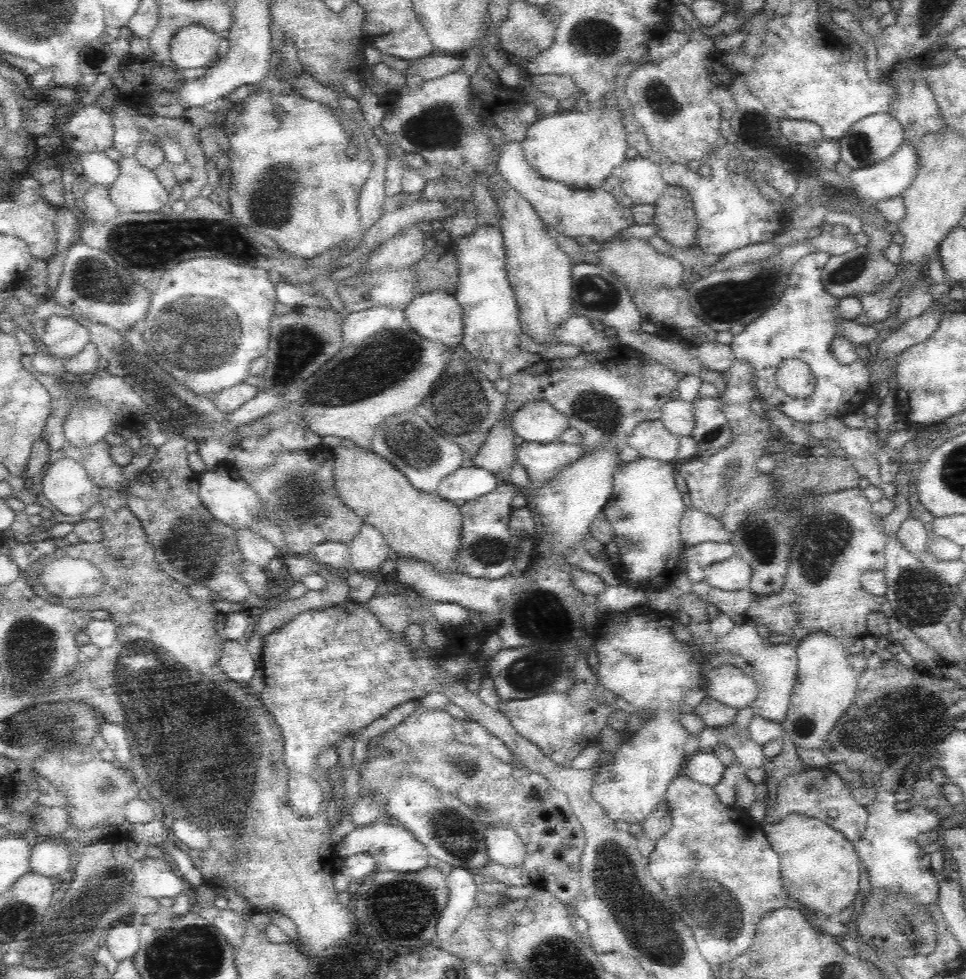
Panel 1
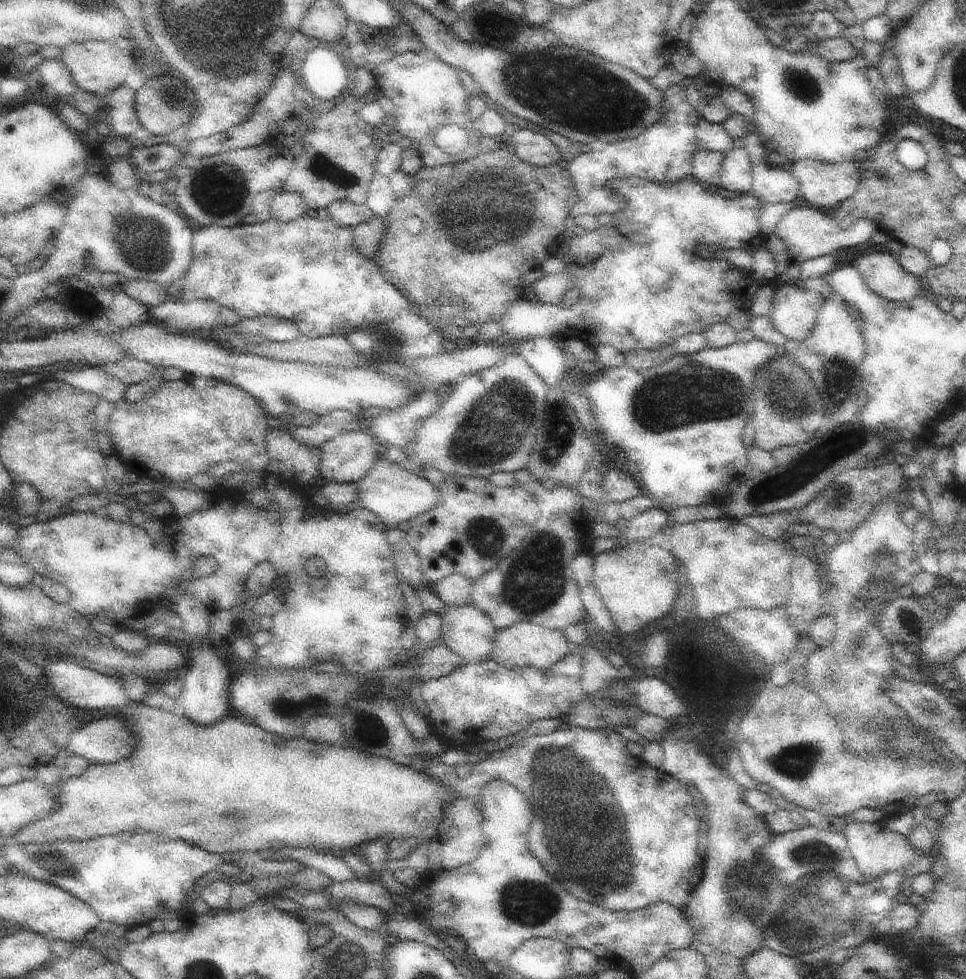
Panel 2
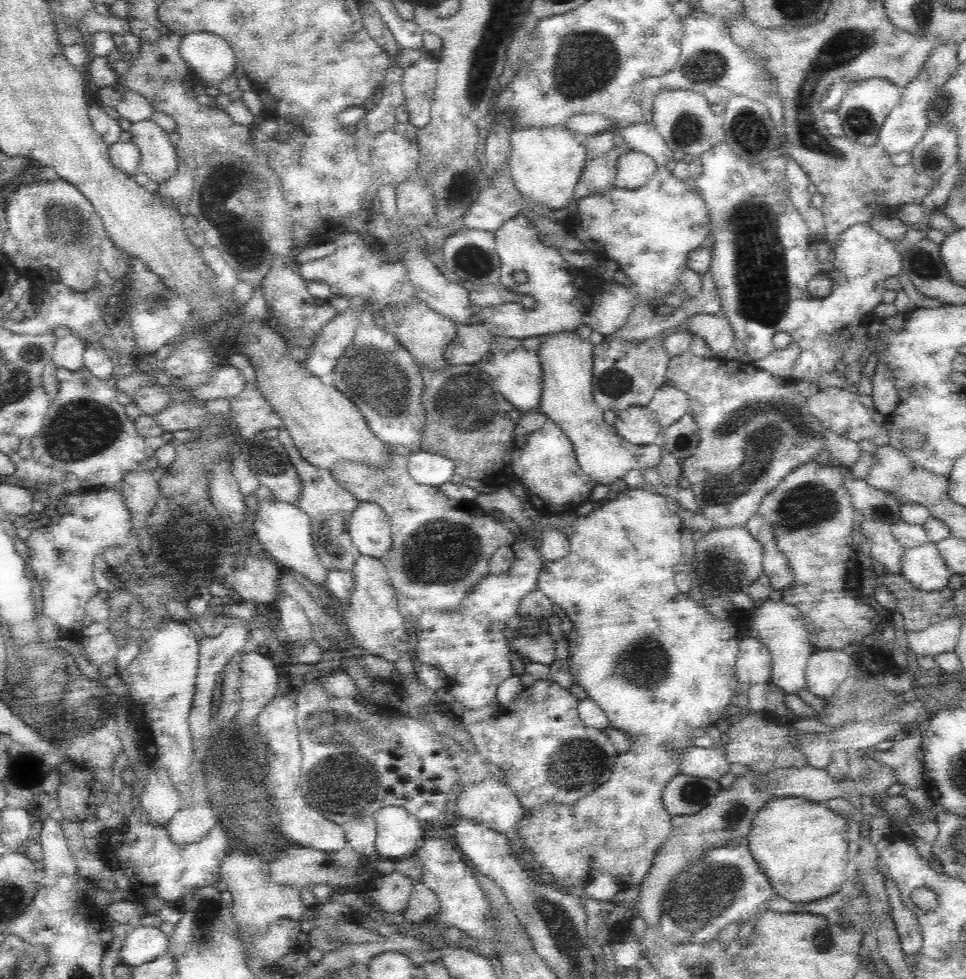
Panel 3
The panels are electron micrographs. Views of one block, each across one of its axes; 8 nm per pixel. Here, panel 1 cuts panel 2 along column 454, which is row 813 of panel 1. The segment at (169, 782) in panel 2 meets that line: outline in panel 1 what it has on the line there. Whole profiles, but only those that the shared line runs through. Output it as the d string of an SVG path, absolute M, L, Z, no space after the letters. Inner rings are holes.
M796 812L788 814L776 824L762 820L760 826L768 836L774 852L780 854L784 890L788 892L788 896L800 902L802 908L808 908L812 914L822 912L830 918L832 914L842 912L852 902L860 900L860 856L856 852L856 844L852 840L846 840L842 832L818 818L802 816Z

